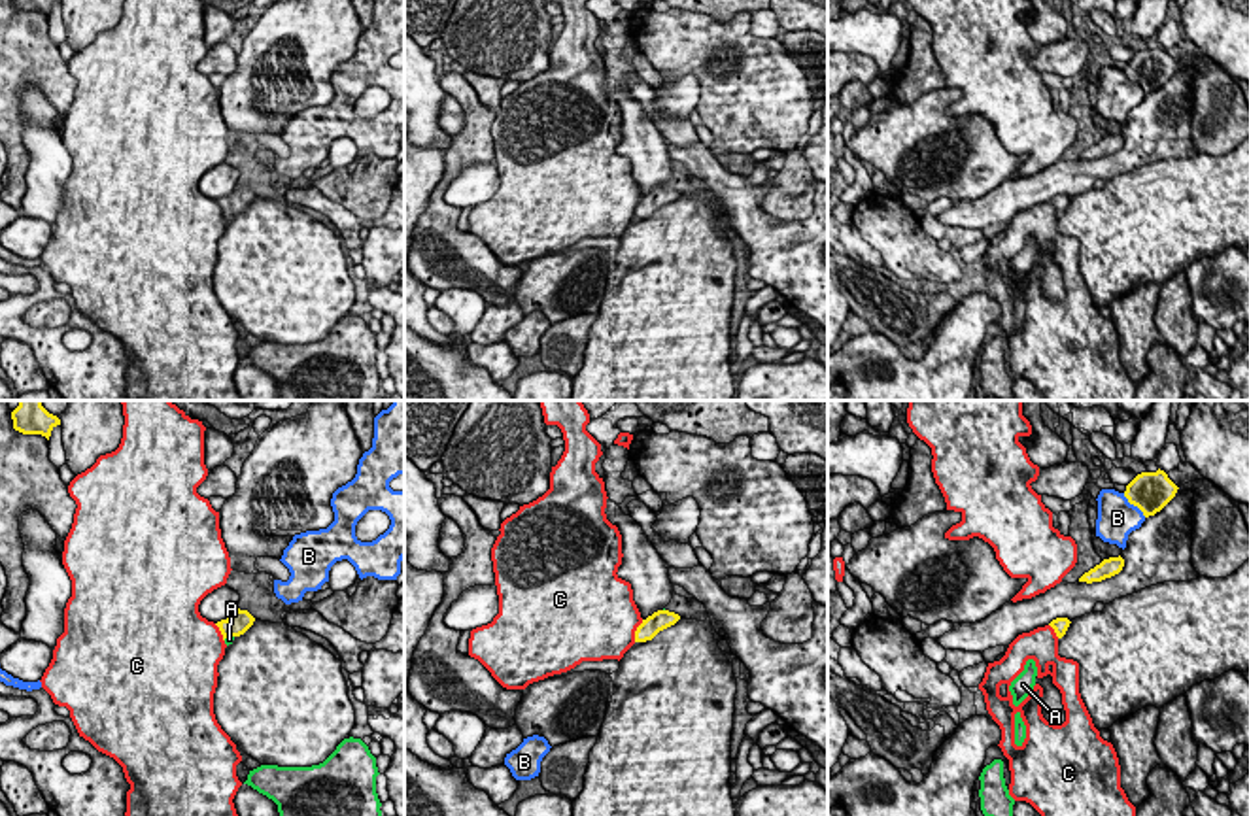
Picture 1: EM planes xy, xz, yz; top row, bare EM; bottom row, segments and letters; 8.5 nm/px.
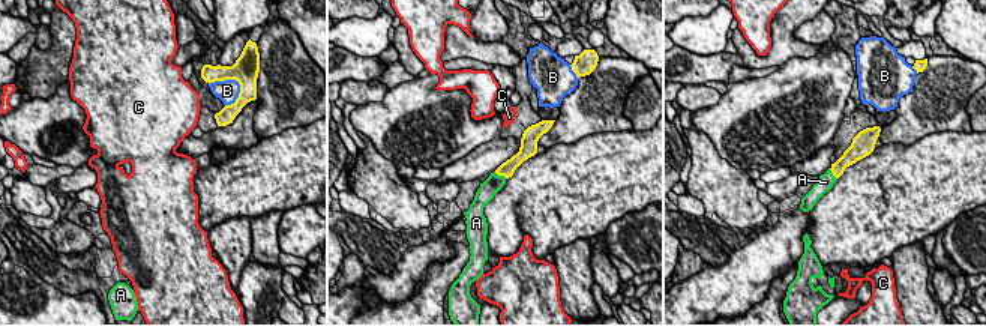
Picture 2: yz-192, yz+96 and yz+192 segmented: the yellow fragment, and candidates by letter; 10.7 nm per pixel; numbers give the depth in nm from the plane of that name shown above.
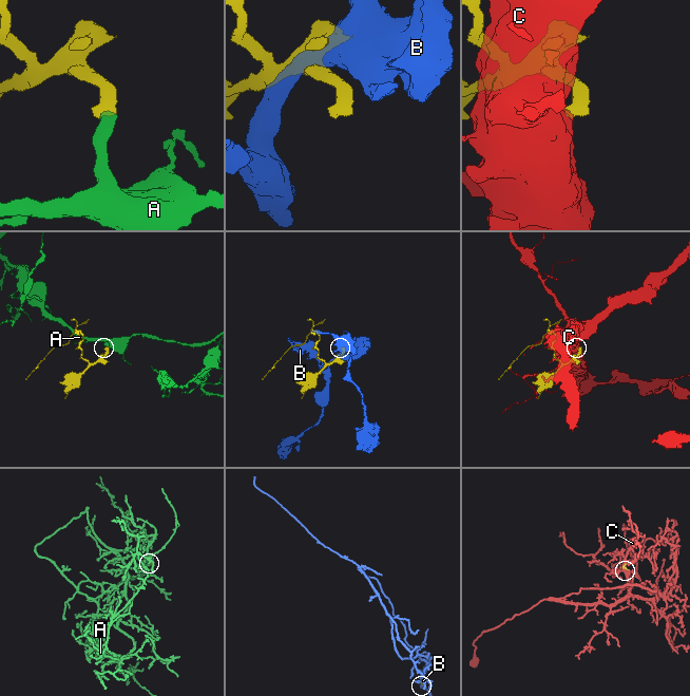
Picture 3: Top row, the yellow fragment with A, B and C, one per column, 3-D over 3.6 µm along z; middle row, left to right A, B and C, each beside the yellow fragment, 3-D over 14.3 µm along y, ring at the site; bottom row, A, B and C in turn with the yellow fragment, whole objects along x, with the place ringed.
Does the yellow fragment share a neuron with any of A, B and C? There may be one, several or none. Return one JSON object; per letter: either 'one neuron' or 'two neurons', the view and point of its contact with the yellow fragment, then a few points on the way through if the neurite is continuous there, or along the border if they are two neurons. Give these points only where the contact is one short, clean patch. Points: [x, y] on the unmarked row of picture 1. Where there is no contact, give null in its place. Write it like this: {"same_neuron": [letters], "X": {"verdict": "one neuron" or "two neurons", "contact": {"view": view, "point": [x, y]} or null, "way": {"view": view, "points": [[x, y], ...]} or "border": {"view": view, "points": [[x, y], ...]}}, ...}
{"same_neuron": ["A"], "A": {"verdict": "one neuron", "contact": {"view": "xy", "point": [227, 212]}, "way": {"view": "xy", "points": [[235, 203], [227, 212], [229, 216]]}}, "B": {"verdict": "two neurons", "contact": {"view": "yz", "point": [1134, 82]}}, "C": {"verdict": "two neurons", "contact": {"view": "xz", "point": [635, 208]}}}

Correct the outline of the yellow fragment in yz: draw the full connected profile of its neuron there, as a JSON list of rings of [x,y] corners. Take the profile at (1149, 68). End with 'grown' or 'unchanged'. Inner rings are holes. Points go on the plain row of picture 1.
[[[1164,47],[1138,51],[1124,68],[1130,81],[1138,83],[1145,94],[1160,89],[1177,70],[1177,62]]] | unchanged

